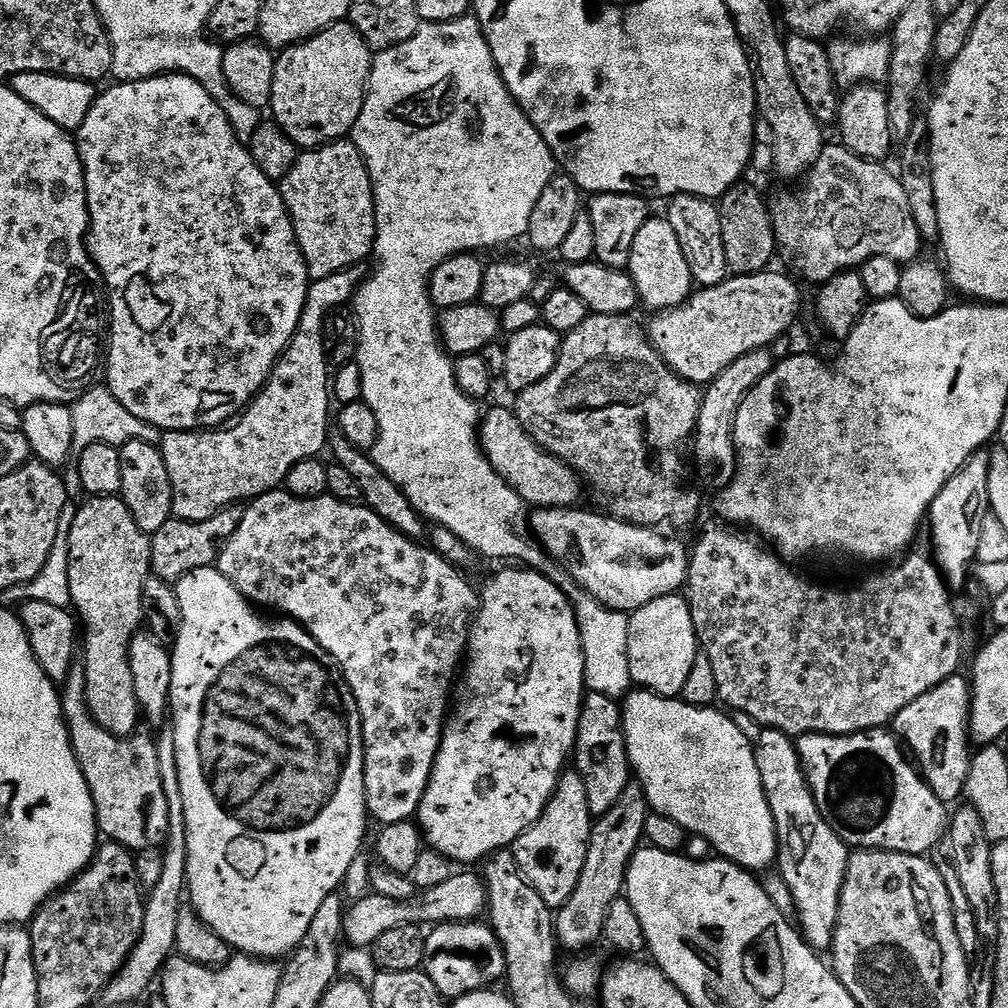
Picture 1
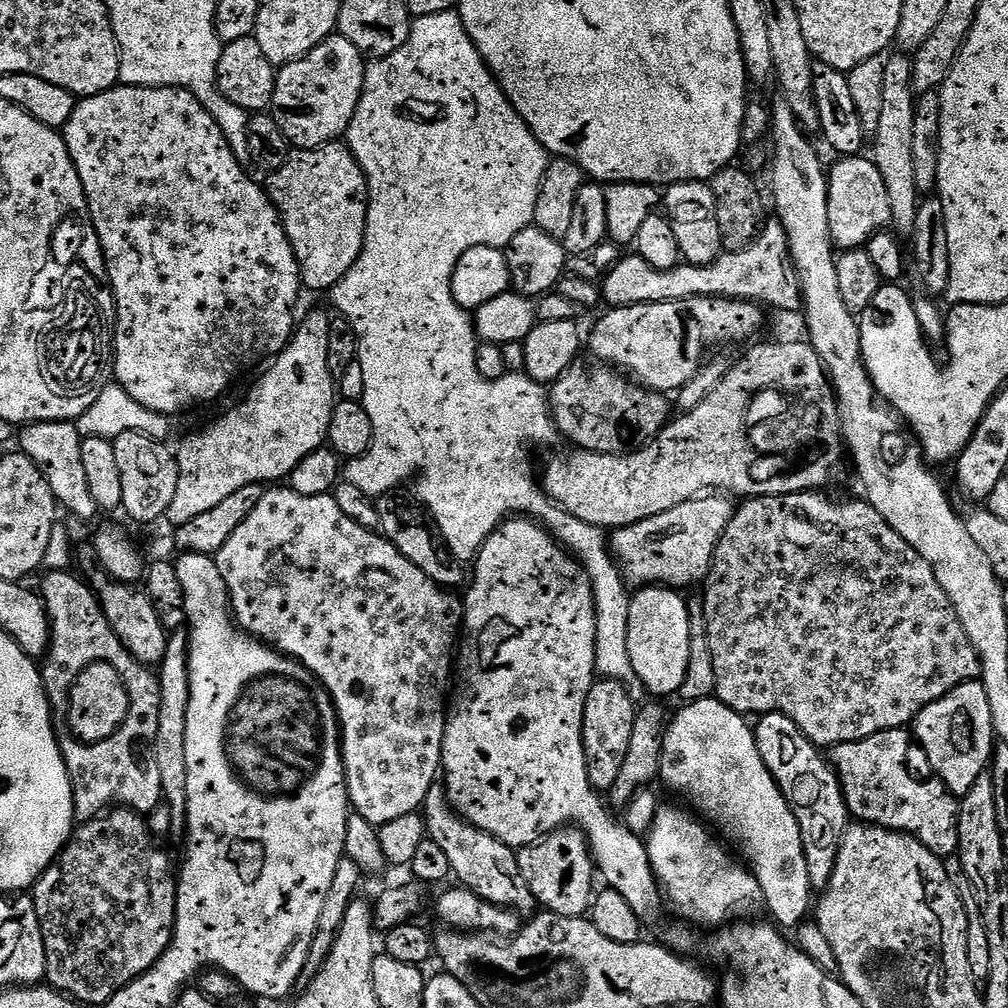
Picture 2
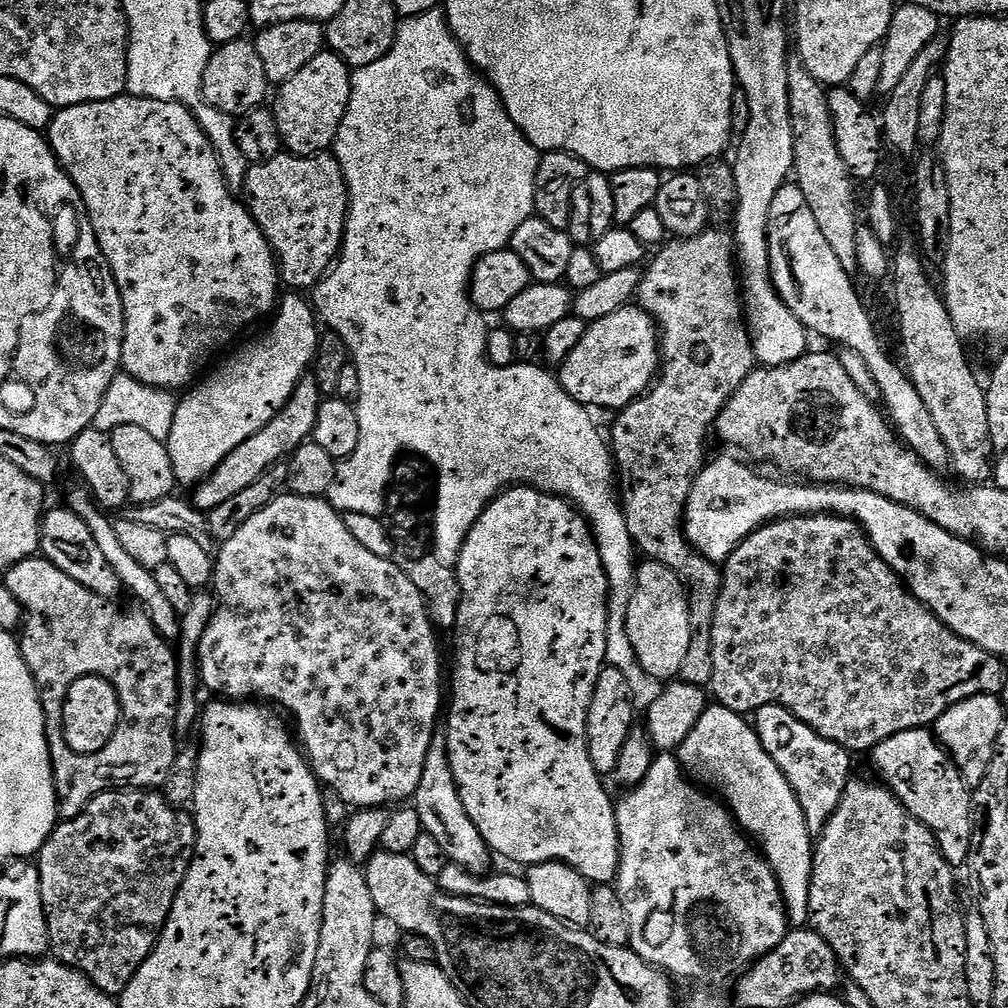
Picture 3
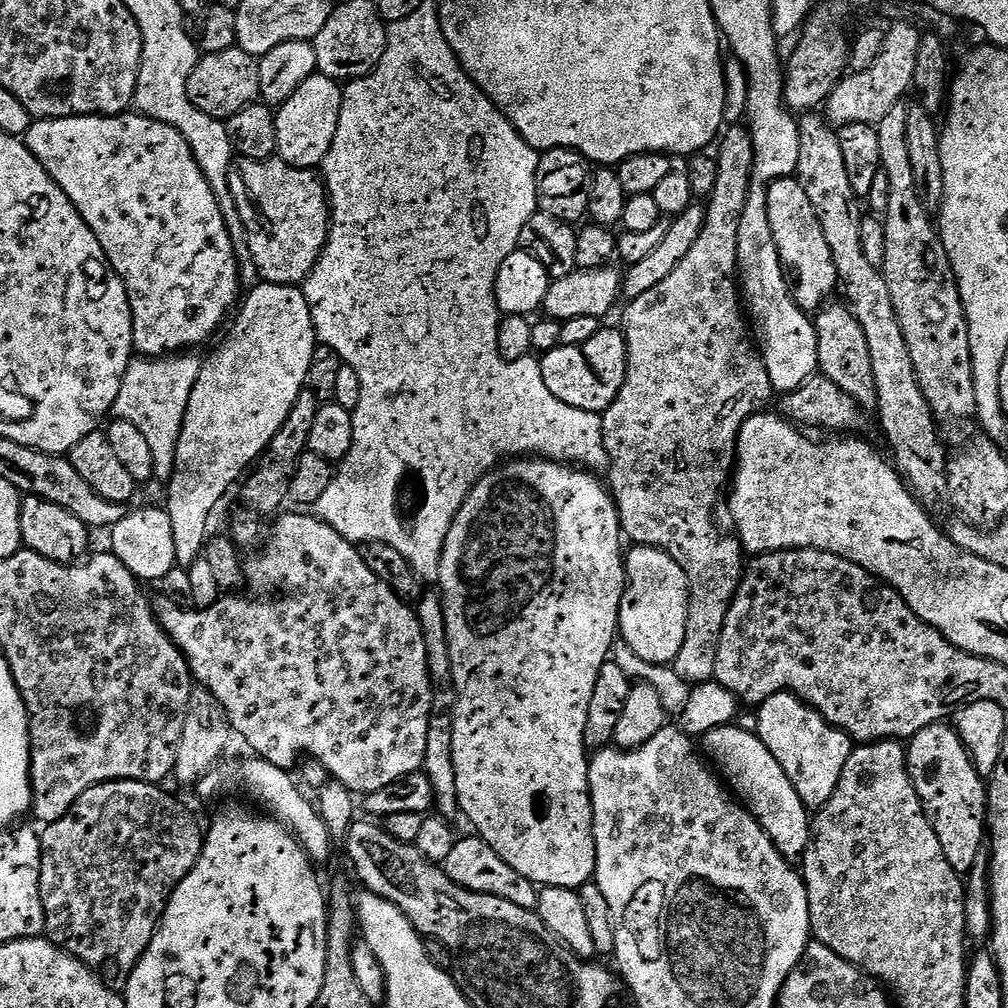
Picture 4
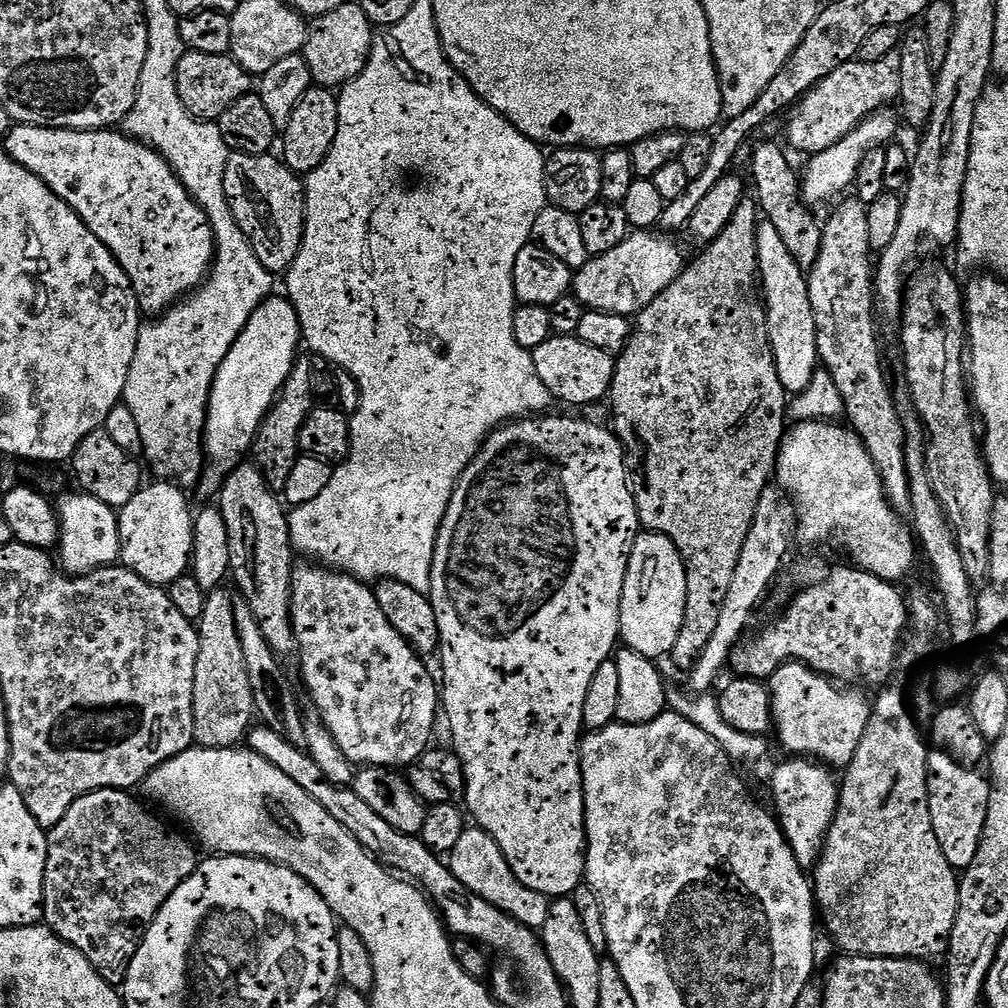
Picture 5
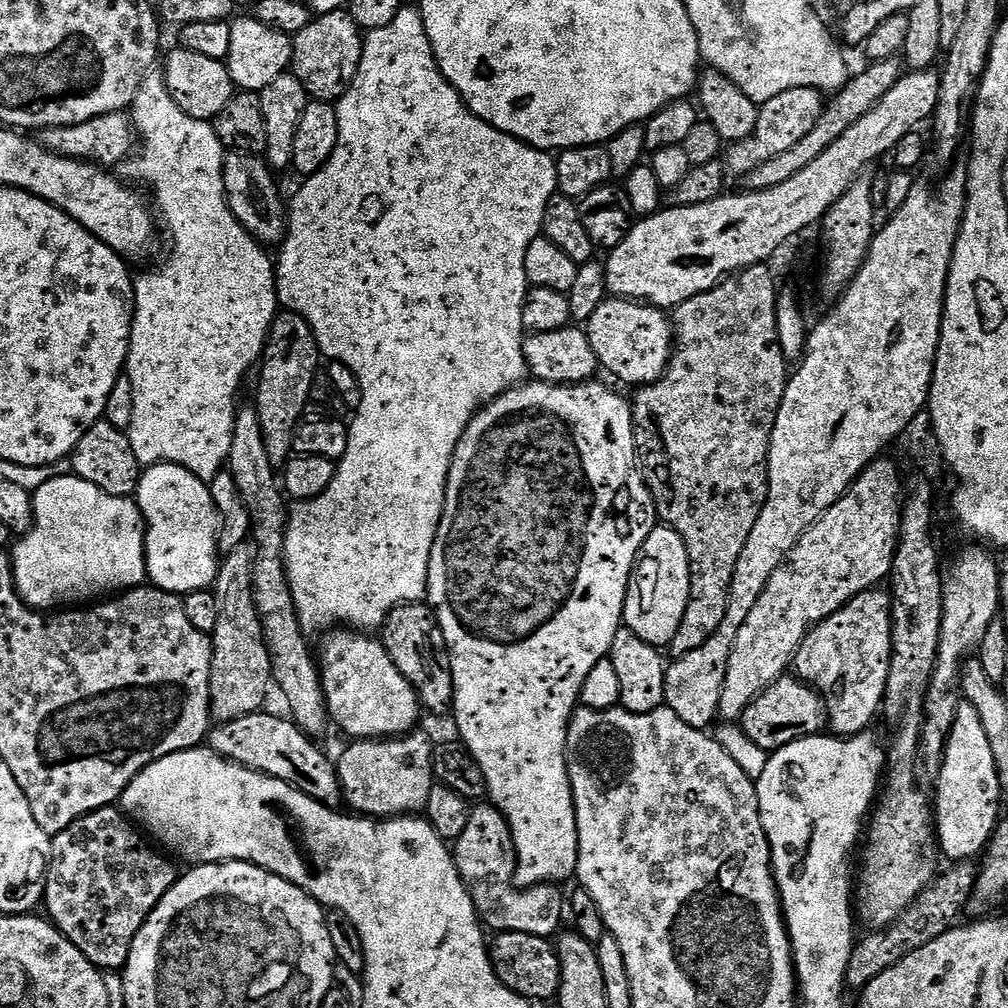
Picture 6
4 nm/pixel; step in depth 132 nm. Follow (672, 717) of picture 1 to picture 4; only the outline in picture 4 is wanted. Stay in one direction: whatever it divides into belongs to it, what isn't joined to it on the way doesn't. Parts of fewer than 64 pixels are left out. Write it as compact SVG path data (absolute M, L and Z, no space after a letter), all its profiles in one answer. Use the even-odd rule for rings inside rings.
M736 727L715 728L707 732L702 737L703 755L714 765L715 771L736 799L760 823L762 830L766 830L776 849L790 862L799 861L810 839L809 809L804 807L802 798L798 798L798 790L794 790L790 778L786 778L786 770L778 766L778 758L766 750L755 731L748 729L747 732L744 728Z

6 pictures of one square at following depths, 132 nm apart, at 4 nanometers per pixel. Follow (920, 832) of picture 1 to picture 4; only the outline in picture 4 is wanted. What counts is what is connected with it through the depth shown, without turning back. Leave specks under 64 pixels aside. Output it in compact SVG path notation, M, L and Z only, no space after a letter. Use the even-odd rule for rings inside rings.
M951 723L926 726L907 741L906 751L912 785L928 821L934 826L934 834L938 834L938 842L942 842L942 850L952 869L967 874L978 854L986 848L988 798L985 781Z

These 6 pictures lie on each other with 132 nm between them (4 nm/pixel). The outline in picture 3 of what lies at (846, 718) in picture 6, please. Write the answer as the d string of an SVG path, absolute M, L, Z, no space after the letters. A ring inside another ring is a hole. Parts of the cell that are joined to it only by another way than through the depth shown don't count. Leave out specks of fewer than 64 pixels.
M777 704L757 708L754 713L754 727L766 754L774 758L786 782L790 782L802 806L802 814L806 818L810 834L813 838L819 837L821 830L830 822L834 810L838 810L838 802L842 802L850 779L848 771L852 768L853 757L847 748L822 738L814 730L810 730L806 722Z

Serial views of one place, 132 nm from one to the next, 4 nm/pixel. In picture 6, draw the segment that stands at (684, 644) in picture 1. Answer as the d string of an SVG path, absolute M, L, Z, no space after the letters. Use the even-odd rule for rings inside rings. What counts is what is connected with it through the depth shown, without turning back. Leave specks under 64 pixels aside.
M653 527L652 533L644 539L644 545L640 547L639 559L628 582L623 623L631 632L638 634L642 642L663 649L671 645L674 634L678 634L678 626L682 626L682 614L686 614L686 602L690 602L690 562L686 554L686 546L673 527Z

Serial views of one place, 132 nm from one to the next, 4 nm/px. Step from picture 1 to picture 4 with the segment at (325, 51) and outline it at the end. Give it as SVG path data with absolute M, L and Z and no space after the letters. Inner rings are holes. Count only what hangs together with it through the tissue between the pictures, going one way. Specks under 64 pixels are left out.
M317 74L306 78L306 82L302 82L302 86L298 86L298 90L294 90L294 94L275 109L276 156L295 168L319 169L334 142L343 97L343 87L329 76Z

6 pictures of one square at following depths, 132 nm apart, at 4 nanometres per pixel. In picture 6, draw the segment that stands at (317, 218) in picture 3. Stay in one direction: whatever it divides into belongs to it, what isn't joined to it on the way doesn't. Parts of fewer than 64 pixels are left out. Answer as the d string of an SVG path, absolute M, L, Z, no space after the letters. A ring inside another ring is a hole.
M228 152L224 157L225 198L234 218L260 245L283 245L288 235L286 200L280 197L273 169L259 156L246 156L243 152Z

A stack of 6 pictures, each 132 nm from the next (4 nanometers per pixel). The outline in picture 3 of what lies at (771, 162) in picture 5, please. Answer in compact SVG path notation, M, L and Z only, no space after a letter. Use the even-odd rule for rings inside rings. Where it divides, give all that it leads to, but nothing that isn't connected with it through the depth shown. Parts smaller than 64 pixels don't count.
M795 182L784 184L778 190L778 194L774 194L774 206L770 206L770 222L768 223L768 245L770 246L772 281L782 302L790 306L798 322L802 322L802 326L807 328L813 337L825 336L826 339L833 340L836 344L842 344L840 346L843 349L856 352L866 362L866 368L870 370L876 383L879 399L884 399L883 407L886 409L892 426L896 429L896 435L914 450L914 454L918 454L921 464L931 468L937 474L947 473L950 468L948 451L942 442L942 434L938 434L938 426L934 426L934 418L930 418L930 410L926 410L926 402L922 402L922 397L918 394L912 379L908 377L907 371L897 361L897 365L892 361L887 346L880 341L880 332L876 329L876 324L872 321L863 298L856 293L856 288L852 285L853 277L842 266L842 262L838 262L834 249L826 243L822 230L818 230L814 210L810 210L810 205L806 203L806 194L802 194L802 190Z

